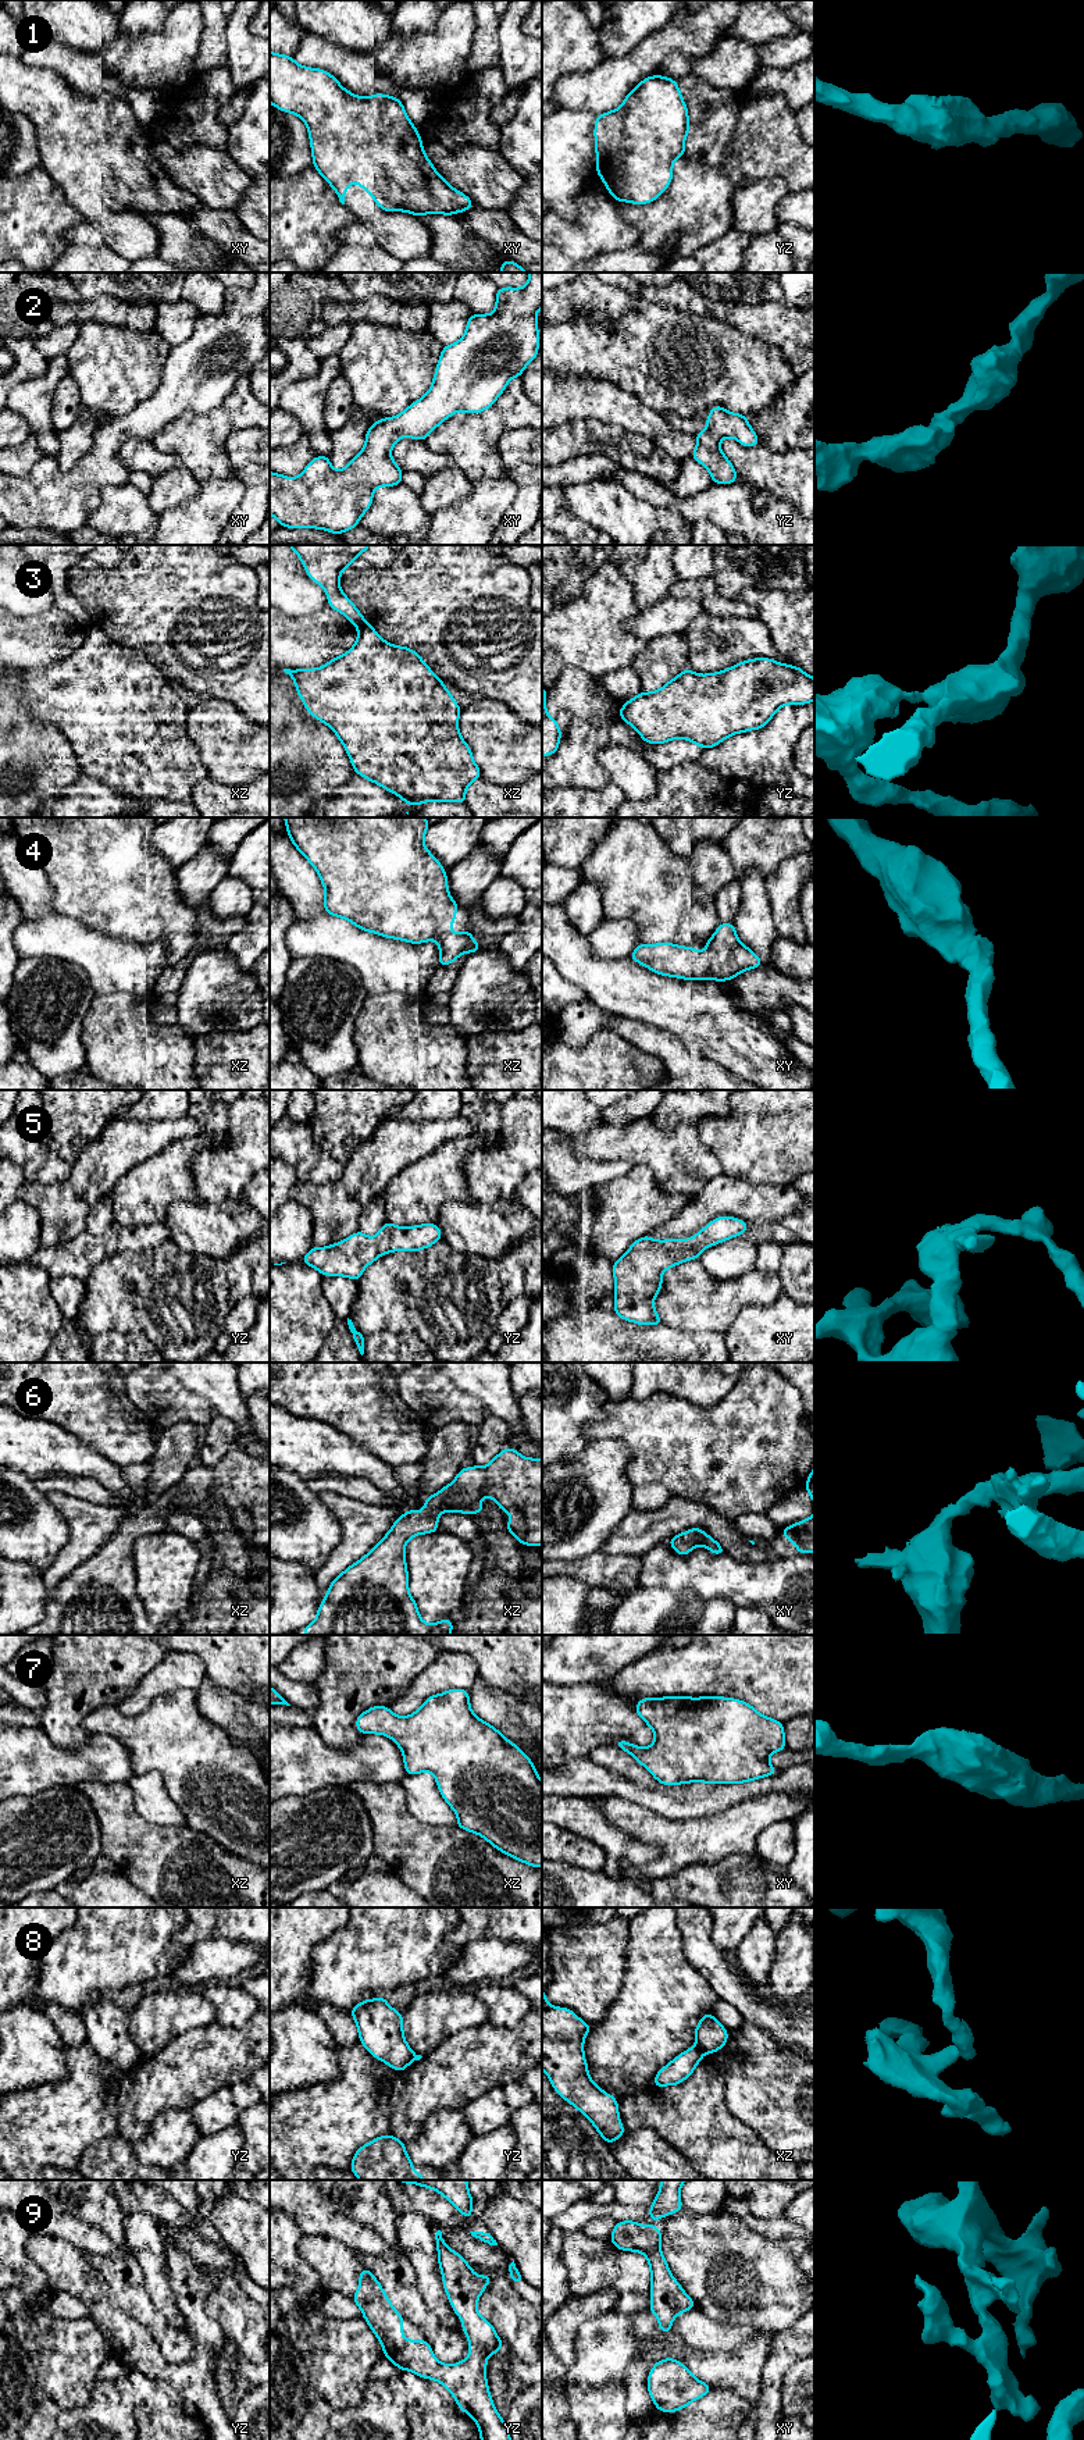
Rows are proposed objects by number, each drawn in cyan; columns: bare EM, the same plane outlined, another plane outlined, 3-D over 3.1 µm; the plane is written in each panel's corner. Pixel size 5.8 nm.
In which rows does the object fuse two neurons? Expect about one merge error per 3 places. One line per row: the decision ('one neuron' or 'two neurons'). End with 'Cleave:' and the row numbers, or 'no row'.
1: one neuron
2: one neuron
3: two neurons
4: one neuron
5: one neuron
6: one neuron
7: one neuron
8: two neurons
9: one neuron
Cleave: 3, 8

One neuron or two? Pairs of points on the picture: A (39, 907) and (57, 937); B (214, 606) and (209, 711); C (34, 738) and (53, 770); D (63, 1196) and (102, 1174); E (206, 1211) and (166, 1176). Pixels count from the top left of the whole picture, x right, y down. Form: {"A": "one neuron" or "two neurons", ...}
{"A": "two neurons", "B": "two neurons", "C": "one neuron", "D": "one neuron", "E": "two neurons"}

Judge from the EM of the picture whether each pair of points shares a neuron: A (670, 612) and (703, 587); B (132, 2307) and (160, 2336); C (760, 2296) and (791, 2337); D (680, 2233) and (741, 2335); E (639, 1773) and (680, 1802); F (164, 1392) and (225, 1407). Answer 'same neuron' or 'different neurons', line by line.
A: different neurons
B: same neuron
C: different neurons
D: different neurons
E: different neurons
F: same neuron

